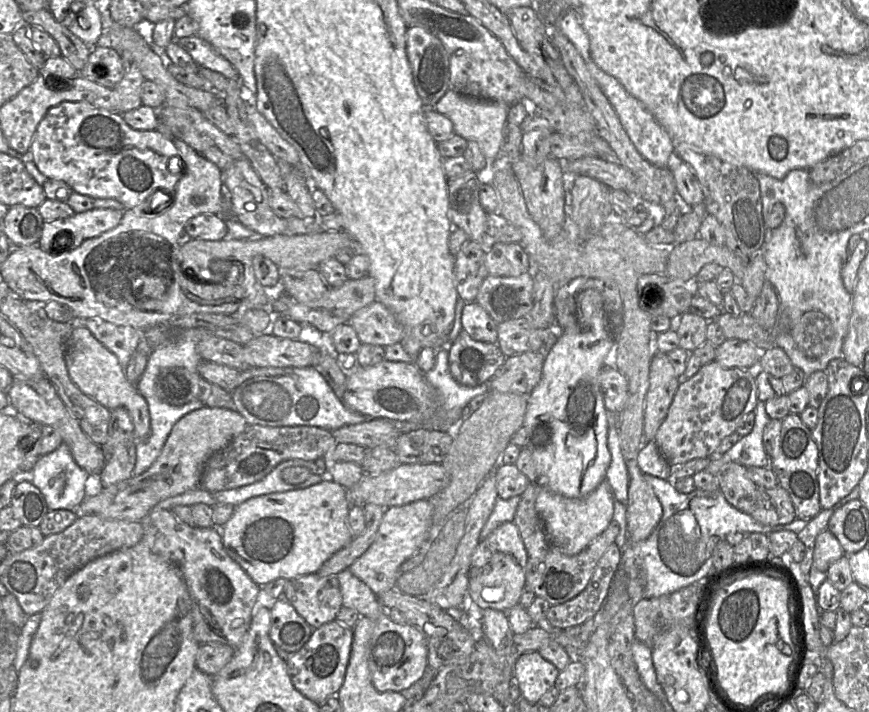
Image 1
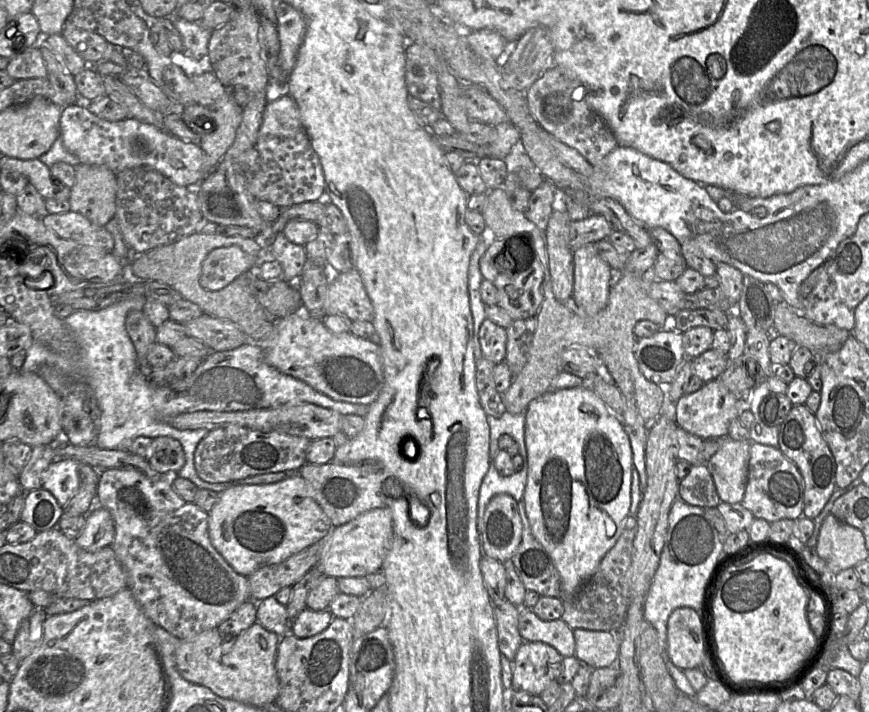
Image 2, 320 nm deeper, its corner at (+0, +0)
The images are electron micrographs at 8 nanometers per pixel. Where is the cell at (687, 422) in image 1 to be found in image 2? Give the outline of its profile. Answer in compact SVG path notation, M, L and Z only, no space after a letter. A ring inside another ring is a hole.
M715 379L704 383L698 391L683 395L671 406L671 414L678 427L701 439L728 437L730 423L739 416L743 406L744 399L735 396Z

